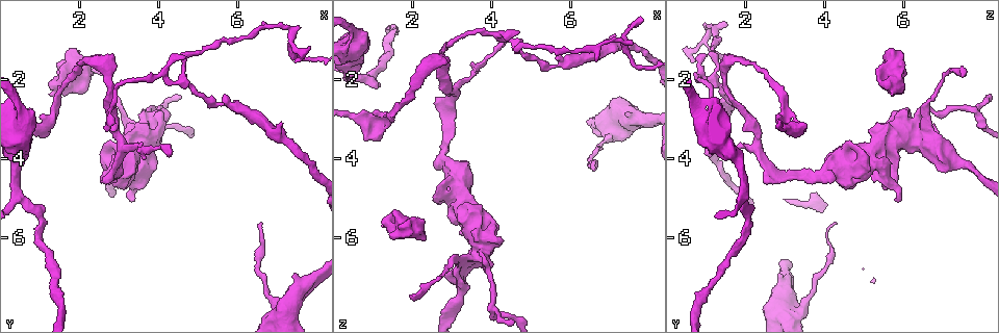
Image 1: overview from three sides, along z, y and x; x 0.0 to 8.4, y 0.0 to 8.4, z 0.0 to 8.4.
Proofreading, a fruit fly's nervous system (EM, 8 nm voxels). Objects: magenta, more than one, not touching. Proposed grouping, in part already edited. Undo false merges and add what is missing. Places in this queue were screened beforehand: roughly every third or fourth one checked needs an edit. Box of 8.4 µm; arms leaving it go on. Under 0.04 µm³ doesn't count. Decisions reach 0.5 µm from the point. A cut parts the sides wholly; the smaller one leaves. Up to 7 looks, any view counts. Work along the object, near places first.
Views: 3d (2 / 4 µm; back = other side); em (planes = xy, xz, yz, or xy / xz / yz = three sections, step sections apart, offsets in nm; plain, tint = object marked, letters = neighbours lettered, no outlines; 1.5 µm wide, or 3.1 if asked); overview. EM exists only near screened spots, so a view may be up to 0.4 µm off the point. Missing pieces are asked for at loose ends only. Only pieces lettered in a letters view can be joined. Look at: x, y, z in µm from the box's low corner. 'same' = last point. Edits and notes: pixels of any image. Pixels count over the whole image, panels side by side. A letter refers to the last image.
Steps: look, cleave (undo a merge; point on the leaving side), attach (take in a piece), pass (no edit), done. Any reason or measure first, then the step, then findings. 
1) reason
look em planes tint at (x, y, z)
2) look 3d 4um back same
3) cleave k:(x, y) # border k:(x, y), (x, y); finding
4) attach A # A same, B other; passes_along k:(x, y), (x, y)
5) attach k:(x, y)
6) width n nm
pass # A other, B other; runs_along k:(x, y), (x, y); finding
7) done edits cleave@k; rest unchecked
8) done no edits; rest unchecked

an open end
look 3d 2um at (3.05, 4.55, 5.10)

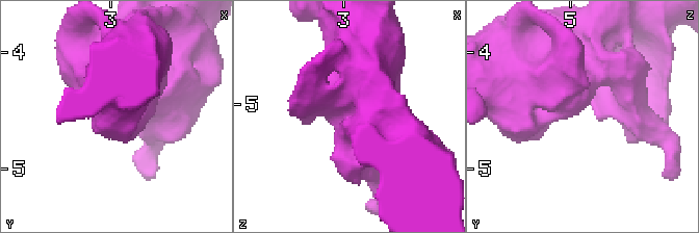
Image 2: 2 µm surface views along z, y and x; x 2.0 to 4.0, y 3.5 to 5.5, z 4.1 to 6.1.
shape alone is not enough
look em xy step 8 tint at (3.00, 4.52, 5.06)

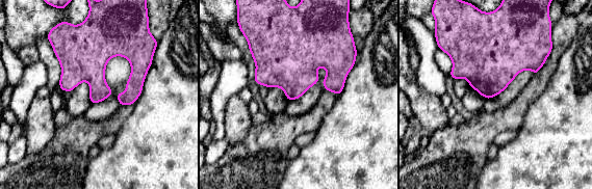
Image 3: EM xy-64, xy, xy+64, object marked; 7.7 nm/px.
another direction
look em planes letters same

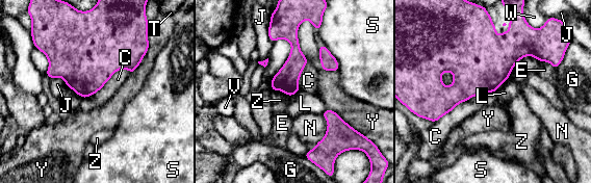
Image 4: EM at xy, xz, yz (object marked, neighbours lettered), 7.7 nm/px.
pass # C other, E other, G other, J other, L other, N other, S other, T other, V other, W other, Y other, Z other; runs_along 4:(283, 29), (294, 42), (290, 93); no lettered piece goes on from it

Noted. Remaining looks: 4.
thick turns thin
look em planes tint at (2.10, 1.55, 1.90)

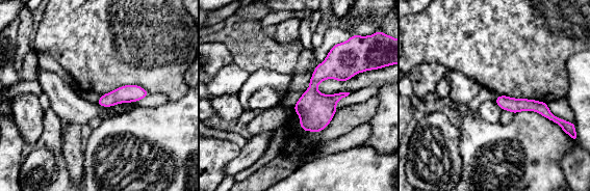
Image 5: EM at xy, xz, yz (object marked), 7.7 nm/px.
look em planes letters same

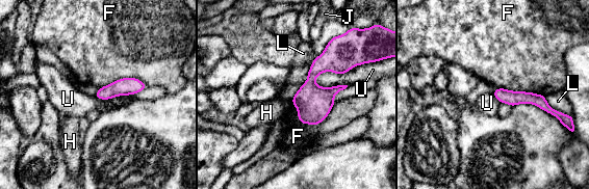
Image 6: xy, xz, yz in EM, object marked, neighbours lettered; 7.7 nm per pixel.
pass # F other, H other, J other, L other, U other; border 6:(373, 61), (314, 82); all the same neuron

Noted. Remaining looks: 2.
done no edits; rest unchecked

